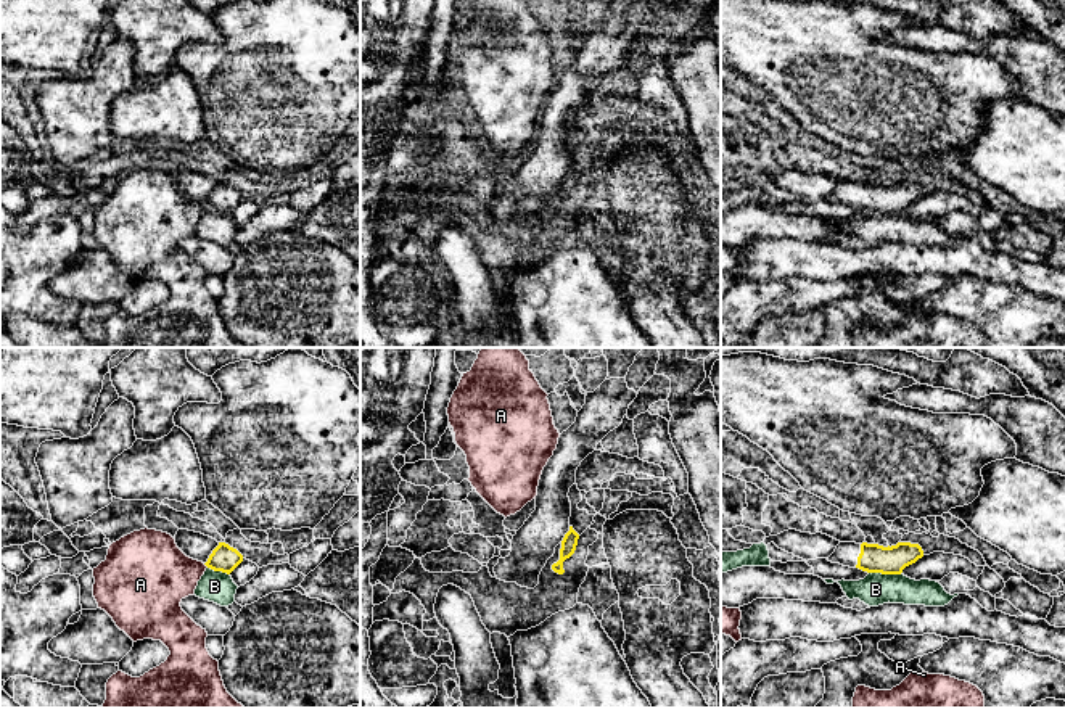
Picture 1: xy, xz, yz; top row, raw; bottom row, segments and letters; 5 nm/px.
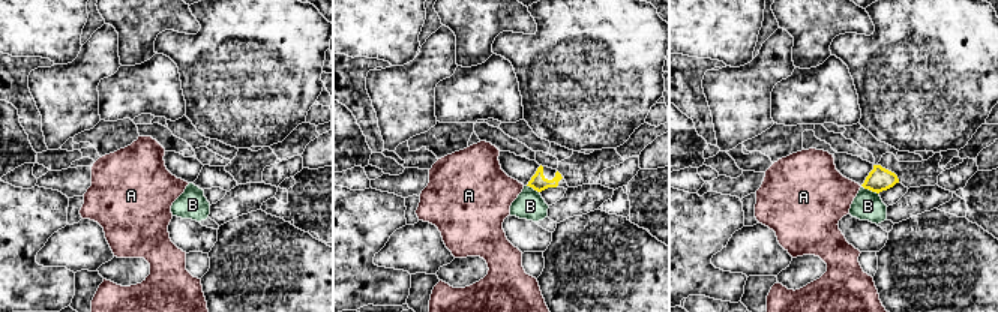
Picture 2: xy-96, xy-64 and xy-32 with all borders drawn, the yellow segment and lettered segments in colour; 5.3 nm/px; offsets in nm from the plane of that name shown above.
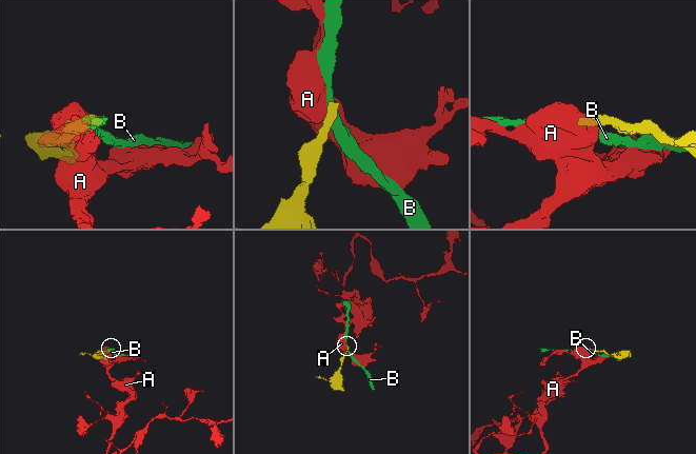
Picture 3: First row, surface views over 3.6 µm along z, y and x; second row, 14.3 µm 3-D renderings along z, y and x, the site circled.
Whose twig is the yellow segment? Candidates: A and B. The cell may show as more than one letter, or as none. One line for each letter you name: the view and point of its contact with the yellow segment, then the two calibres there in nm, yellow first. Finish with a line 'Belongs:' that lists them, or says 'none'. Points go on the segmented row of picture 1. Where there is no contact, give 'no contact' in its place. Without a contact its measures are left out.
Belongs: none

